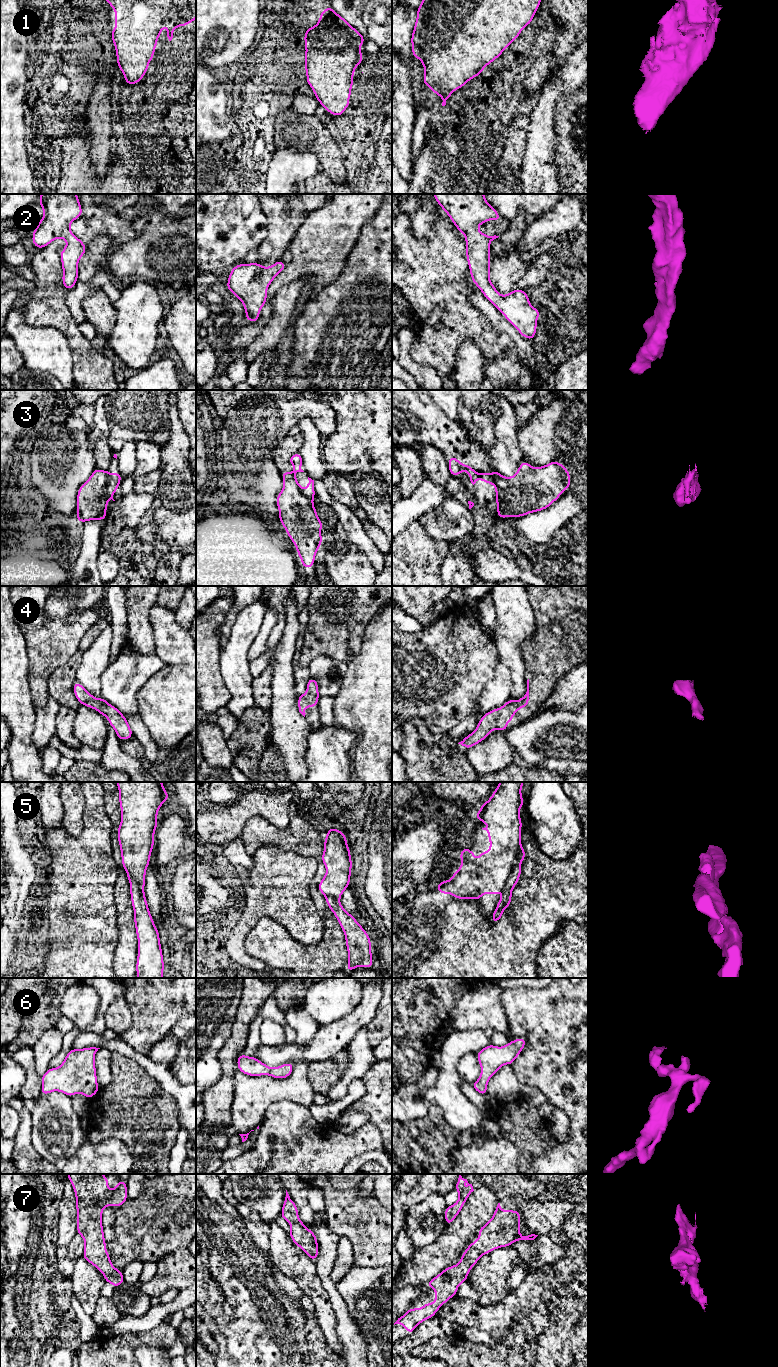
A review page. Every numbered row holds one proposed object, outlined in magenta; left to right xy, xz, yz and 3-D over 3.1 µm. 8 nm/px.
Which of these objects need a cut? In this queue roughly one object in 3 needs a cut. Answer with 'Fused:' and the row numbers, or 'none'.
Fused: 3, 5

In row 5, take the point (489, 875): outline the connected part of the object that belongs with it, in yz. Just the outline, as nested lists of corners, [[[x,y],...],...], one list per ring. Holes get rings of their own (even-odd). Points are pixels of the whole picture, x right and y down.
[[[500,782],[495,788],[490,799],[481,804],[481,810],[476,812],[475,818],[488,824],[487,827],[482,829],[488,832],[490,849],[488,851],[479,853],[478,861],[474,859],[475,853],[472,852],[468,847],[465,847],[463,850],[461,850],[459,855],[461,858],[460,868],[453,873],[450,880],[444,881],[442,879],[442,881],[436,885],[439,893],[452,894],[455,899],[480,900],[483,894],[498,894],[500,891],[504,891],[513,866],[518,860],[521,846],[521,828],[523,823],[520,818],[519,810],[524,805],[524,800],[521,794],[523,784],[524,782]]]

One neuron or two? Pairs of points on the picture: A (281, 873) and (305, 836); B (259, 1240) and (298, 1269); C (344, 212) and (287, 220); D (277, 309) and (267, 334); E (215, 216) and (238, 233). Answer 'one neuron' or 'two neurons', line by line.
A: two neurons
B: two neurons
C: two neurons
D: one neuron
E: one neuron

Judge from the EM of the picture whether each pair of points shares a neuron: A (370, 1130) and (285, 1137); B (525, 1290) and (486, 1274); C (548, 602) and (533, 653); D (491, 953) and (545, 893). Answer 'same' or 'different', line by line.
A: same
B: different
C: same
D: same

